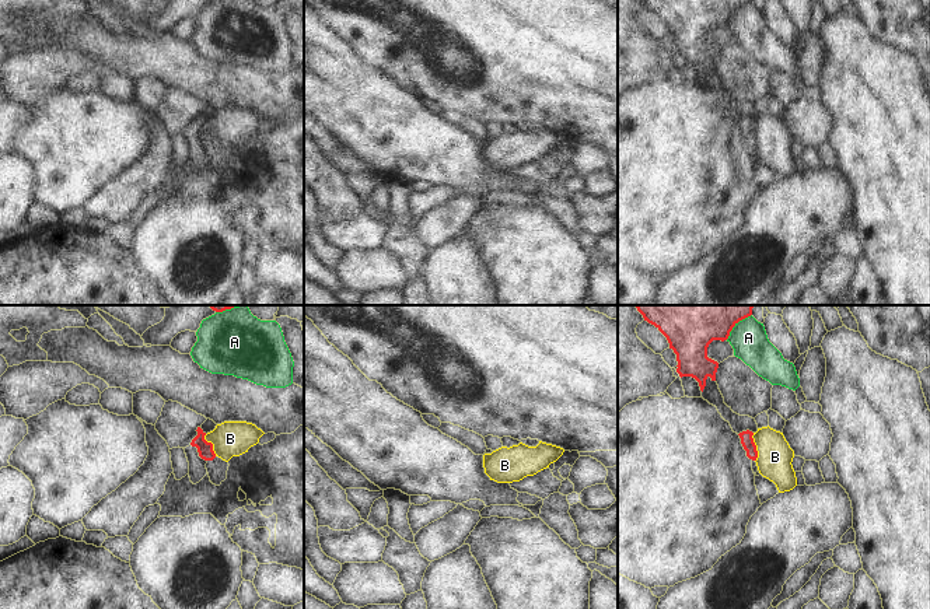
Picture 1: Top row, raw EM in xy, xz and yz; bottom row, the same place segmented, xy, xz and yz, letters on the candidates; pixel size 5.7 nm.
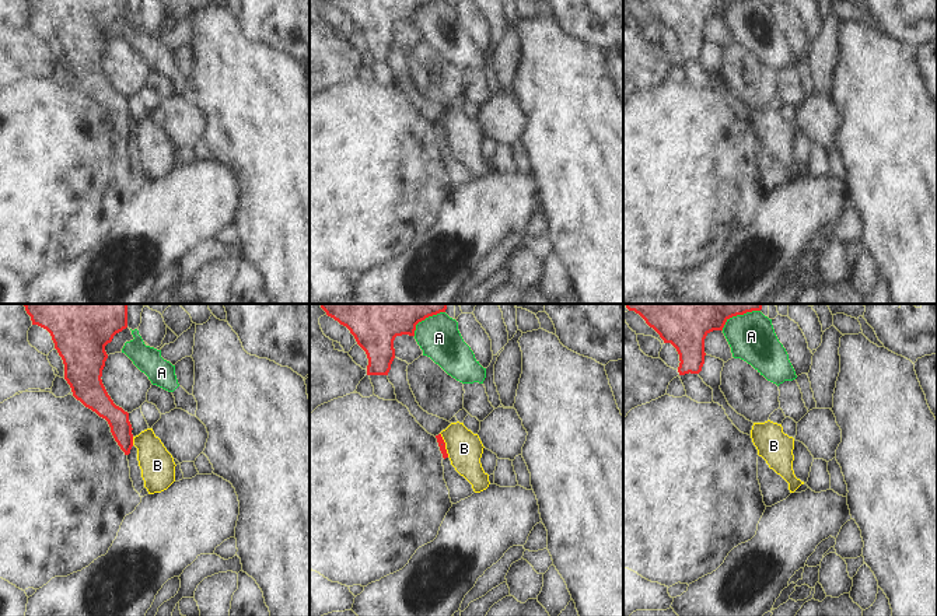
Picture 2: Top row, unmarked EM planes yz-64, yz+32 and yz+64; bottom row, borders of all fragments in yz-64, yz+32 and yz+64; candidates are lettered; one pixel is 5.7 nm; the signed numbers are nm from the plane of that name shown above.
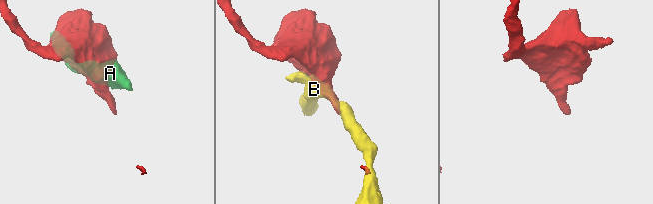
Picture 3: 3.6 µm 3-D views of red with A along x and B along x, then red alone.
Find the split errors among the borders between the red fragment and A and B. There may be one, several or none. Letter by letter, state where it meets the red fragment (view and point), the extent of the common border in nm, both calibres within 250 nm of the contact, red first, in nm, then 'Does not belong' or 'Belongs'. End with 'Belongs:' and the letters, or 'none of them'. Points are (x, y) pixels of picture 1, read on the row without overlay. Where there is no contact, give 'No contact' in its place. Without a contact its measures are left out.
A: Touches red at yz (734, 11). Shared border 220 nm. Thickness 240 nm (red) against 220 nm. Does not belong
B: Touches red at yz (755, 133). Shared border 170 nm. Thickness 70 nm (red) against 200 nm. Does not belong
Belongs: none of them

